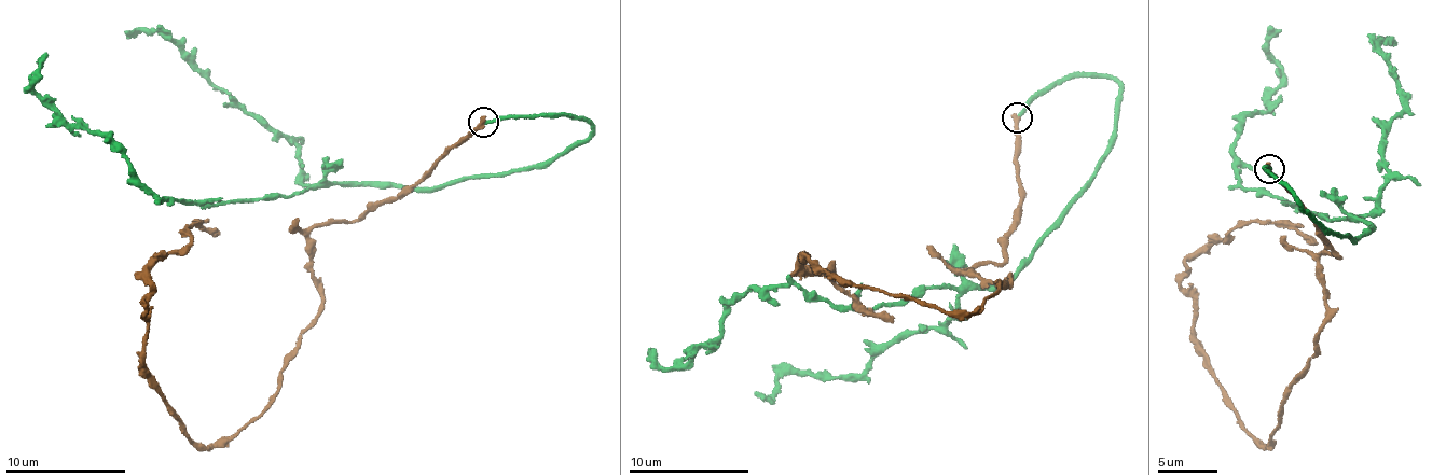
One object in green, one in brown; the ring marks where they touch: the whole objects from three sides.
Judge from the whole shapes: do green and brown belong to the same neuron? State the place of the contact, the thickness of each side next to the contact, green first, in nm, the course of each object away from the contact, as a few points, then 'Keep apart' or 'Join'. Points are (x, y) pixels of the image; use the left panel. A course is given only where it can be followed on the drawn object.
Place: (483, 122). Thickness 240 nm (green) against 360 nm. Course of green: (483, 123), (592, 130), (539, 163), (430, 189), (159, 200), (32, 87), (47, 52). Course of brown: (483, 123), (308, 233), (321, 306), (277, 395), (197, 447), (145, 363), (146, 303), (188, 228), (217, 233). Keep apart

